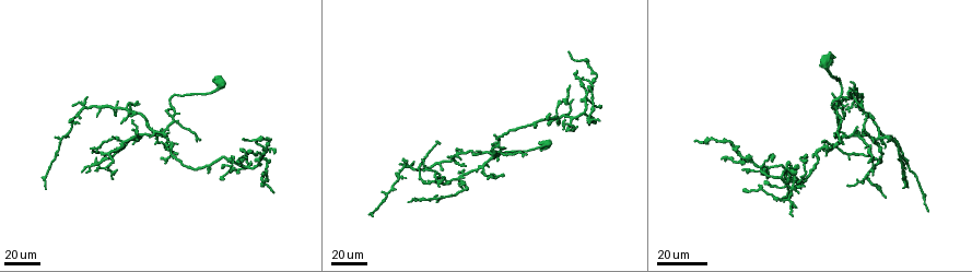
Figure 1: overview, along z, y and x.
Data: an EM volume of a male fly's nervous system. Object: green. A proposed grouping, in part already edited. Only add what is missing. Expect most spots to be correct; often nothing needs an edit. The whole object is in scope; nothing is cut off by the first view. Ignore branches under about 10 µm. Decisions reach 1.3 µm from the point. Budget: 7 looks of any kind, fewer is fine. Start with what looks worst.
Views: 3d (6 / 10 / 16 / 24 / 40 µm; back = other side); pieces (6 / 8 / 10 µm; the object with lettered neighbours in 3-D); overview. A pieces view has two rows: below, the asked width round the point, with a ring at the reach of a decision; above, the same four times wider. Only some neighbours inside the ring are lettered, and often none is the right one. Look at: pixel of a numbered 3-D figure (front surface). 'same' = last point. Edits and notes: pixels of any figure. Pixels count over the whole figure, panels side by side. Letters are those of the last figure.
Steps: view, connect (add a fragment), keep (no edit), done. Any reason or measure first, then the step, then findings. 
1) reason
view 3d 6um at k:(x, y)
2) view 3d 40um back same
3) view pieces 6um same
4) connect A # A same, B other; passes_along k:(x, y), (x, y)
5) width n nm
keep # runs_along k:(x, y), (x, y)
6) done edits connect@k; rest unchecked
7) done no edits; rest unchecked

branch stops here
view 3d 40um at 1:(130, 106)

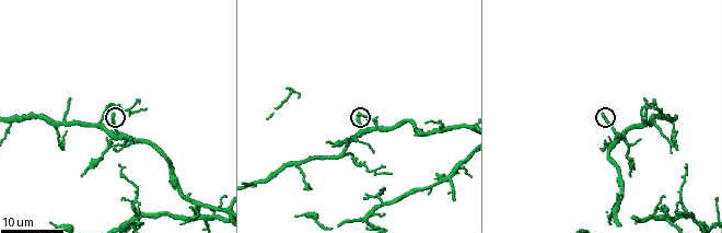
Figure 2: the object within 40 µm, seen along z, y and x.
view pieces 10um at 2:(112, 113)

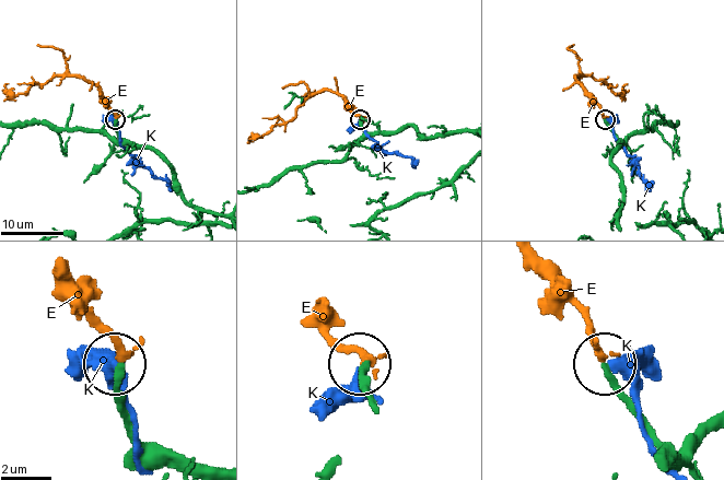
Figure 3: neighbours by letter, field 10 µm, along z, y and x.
width 240 nm
connect E # E same, K other; passes_along 3:(131, 429), (119, 360), (69, 268); the neuron continues

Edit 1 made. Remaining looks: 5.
view 3d 40um at 1:(583, 75)

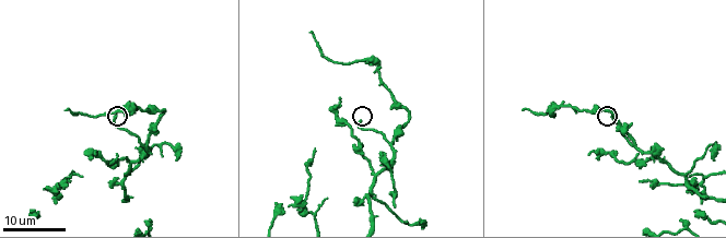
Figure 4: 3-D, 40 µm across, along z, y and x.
view pieces 8um at 4:(116, 116)

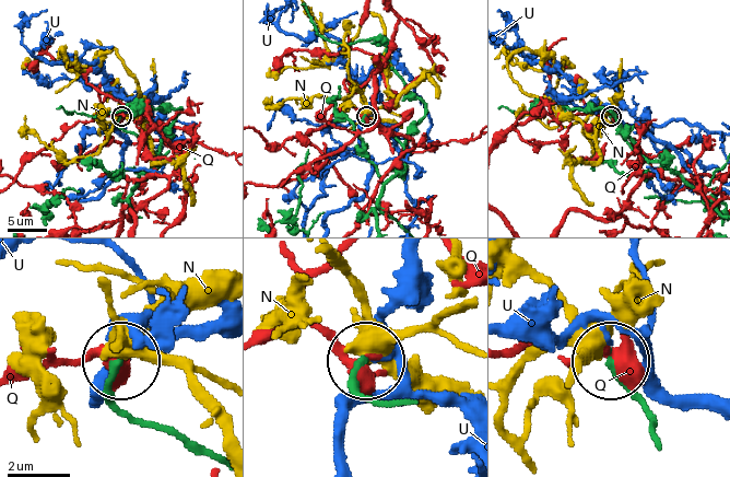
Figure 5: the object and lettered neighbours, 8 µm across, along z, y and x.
keep # N other, Q other, U other; none of them fits

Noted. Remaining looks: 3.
branch stops here
view 3d 16um at 2:(67, 100)

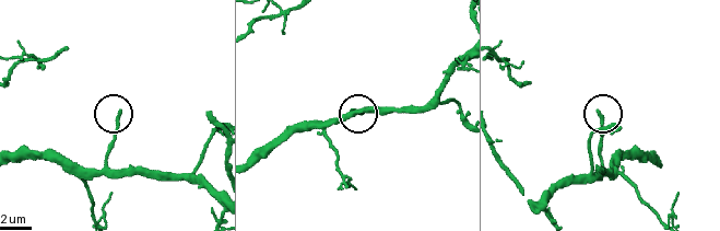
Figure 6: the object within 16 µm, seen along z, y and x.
see the neighbours
view pieces 6um at 6:(601, 110)

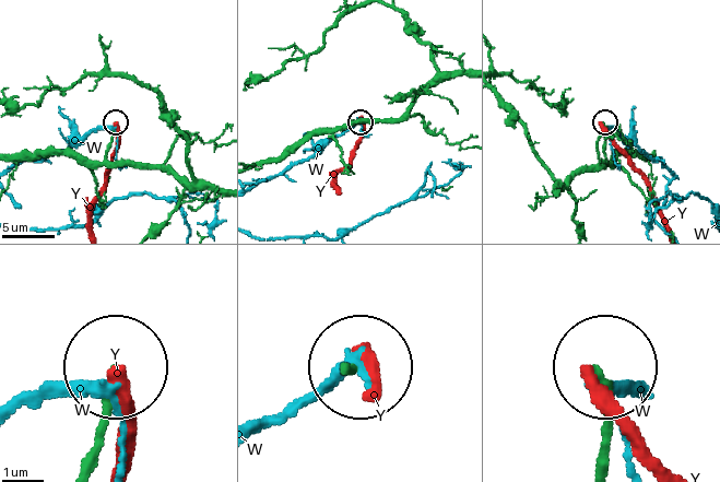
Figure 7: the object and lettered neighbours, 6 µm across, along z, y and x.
width 210 nm
keep # W other, Y other; runs_along 7:(90, 462), (110, 372); no lettered fragment goes on from it

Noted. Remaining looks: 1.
done edits connect@3; rest unchecked

